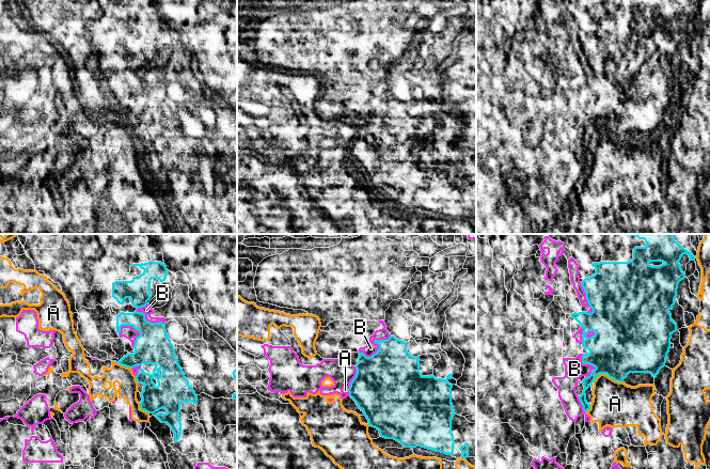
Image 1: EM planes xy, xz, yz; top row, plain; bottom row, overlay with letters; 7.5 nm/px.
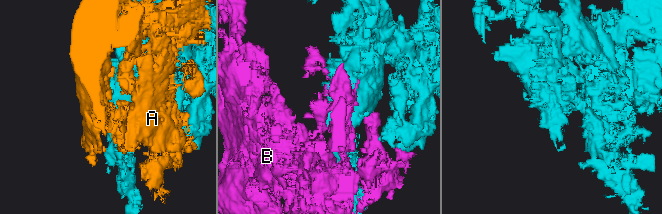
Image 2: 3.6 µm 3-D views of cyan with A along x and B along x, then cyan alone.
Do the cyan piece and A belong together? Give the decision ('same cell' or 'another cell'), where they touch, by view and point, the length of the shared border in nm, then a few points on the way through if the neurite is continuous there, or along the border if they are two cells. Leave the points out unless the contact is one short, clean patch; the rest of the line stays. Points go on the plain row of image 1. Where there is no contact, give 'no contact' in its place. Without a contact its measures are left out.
another cell; meets cyan in yz at (608, 136); contact 240 nm long

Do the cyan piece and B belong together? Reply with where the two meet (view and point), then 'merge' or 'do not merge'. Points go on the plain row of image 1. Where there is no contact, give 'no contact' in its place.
xz (379, 107) | do not merge

